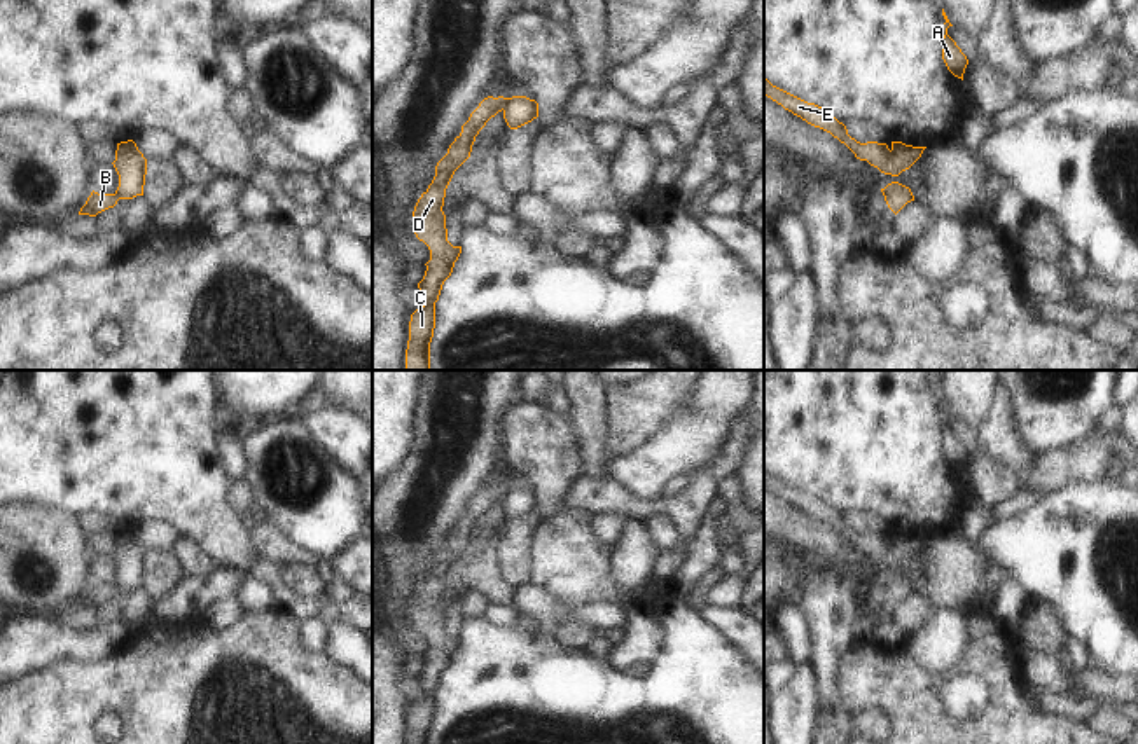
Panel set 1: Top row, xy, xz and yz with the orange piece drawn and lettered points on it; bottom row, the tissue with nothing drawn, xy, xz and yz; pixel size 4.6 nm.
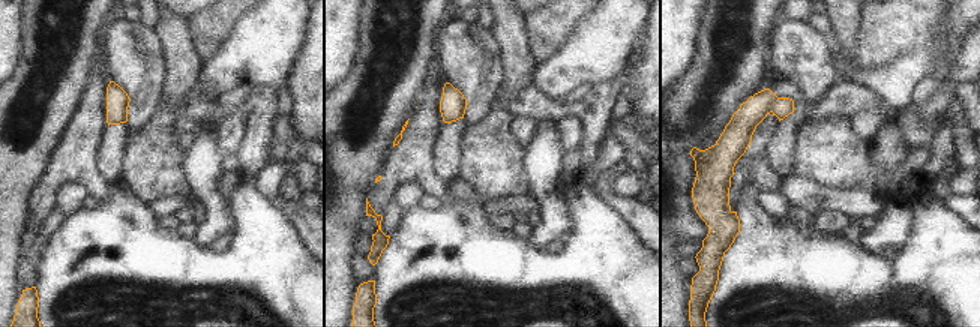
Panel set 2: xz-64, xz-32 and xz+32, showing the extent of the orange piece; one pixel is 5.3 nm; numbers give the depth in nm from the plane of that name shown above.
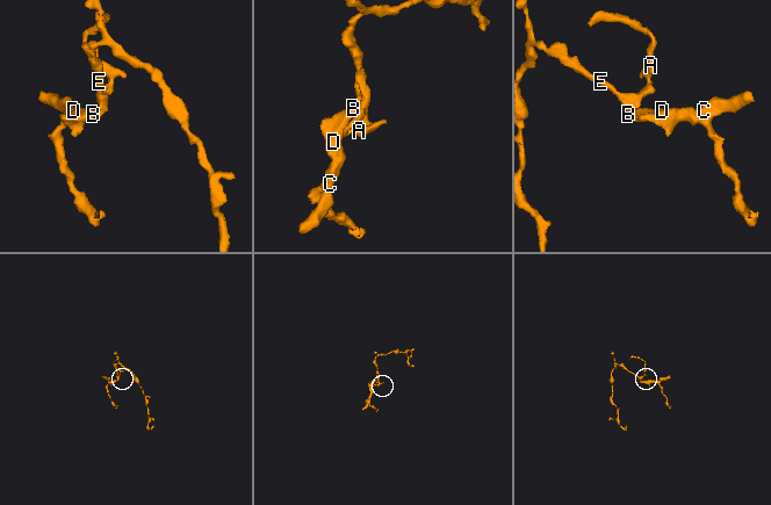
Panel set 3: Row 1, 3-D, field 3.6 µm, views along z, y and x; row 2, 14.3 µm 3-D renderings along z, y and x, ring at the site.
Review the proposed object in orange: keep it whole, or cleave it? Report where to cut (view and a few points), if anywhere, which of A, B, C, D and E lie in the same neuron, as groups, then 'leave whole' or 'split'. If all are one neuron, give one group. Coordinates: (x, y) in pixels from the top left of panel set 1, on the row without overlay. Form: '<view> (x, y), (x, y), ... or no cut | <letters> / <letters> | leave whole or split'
xz (509, 489), (502, 500) | A E / B C D | split

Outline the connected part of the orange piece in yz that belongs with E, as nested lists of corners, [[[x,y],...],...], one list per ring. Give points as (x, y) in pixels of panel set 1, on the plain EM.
[[[764,470],[764,487],[771,489],[808,515],[830,524],[834,529],[844,534],[857,550],[867,552],[885,566],[899,568],[902,562],[909,561],[926,540],[906,536],[902,533],[892,533],[890,538],[878,533],[860,534],[848,526],[846,517],[832,505],[773,477],[767,470]]]

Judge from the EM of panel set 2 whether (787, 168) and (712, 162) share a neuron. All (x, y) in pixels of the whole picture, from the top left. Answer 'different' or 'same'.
same

